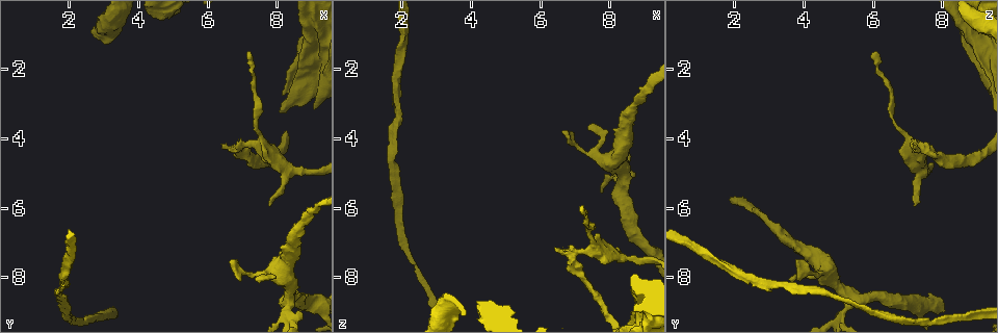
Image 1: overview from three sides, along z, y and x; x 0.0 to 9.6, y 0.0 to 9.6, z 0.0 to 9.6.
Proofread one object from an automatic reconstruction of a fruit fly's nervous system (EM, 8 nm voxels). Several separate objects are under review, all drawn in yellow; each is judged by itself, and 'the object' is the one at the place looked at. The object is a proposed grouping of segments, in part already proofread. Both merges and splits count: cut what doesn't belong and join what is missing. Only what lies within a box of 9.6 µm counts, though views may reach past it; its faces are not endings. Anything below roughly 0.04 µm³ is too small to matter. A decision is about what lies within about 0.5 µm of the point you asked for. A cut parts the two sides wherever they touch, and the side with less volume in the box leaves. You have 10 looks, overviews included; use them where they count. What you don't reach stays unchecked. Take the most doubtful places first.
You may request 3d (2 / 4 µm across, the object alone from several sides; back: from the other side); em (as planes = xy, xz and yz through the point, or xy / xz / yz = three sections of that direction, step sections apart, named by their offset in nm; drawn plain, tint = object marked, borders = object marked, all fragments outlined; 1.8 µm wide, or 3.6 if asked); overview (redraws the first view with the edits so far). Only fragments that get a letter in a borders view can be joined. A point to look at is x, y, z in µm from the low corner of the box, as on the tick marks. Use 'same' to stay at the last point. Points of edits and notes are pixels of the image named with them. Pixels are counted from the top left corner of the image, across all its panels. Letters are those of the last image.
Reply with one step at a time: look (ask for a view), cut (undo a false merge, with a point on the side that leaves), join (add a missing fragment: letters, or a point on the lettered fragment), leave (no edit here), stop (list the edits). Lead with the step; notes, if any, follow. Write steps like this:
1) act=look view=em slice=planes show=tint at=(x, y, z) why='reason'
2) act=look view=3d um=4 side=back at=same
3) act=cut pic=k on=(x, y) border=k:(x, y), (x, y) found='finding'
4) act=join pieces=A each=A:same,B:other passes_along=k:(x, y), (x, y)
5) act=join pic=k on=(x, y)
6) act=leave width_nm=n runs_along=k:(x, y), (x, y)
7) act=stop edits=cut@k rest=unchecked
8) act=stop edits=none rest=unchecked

act=look view=em slice=xy step=4 show=tint at=(6.45, 4.20, 7.15) why='branch stops here'

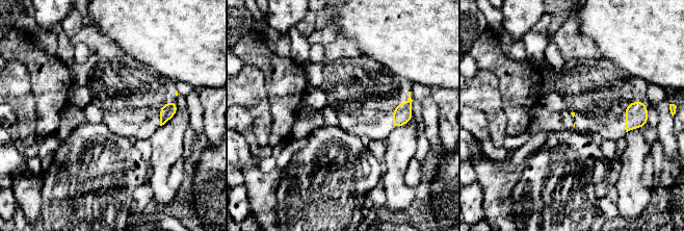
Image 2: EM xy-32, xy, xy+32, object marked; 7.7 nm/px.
act=look view=em slice=planes show=borders at=same why='cut it another way'

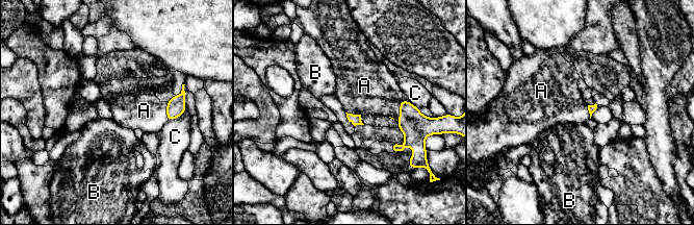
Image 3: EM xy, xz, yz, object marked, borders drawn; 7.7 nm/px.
act=join pieces=A each=A:same,B:other,C:other passes_along=3:(416, 127), (400, 109), (375, 90) found='the neuron continues'

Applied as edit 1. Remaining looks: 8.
act=look view=overview why='redraw'

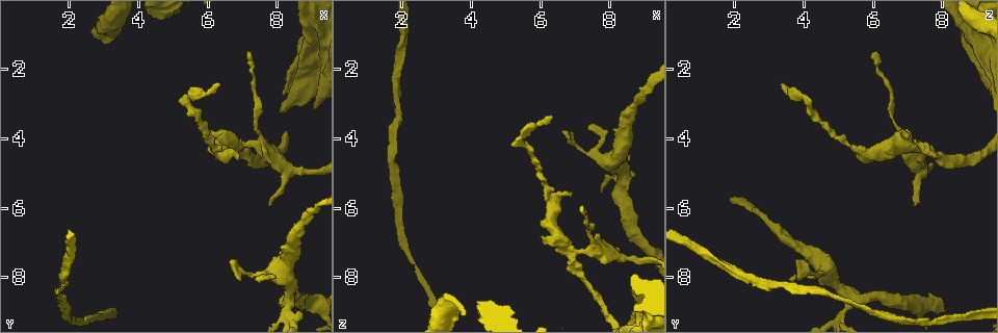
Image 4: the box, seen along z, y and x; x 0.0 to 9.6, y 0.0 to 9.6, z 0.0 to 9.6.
act=look view=em um=3.6 slice=xz step=8 show=tint at=(8.85, 0.60, 8.65)

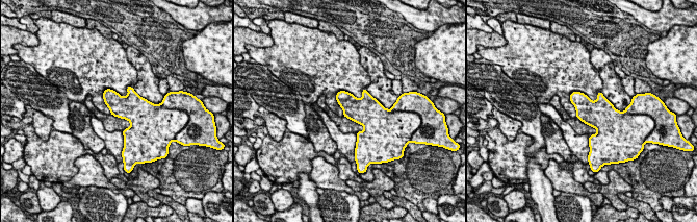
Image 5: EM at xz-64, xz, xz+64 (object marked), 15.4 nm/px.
act=look view=em um=3.6 slice=planes show=borders at=same why='another direction'

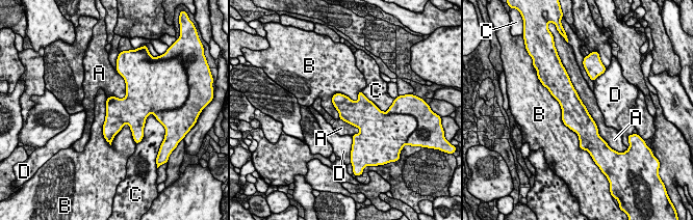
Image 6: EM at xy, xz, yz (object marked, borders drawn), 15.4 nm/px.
act=leave each=A:other,B:other,C:other,D:other border=6:(106, 99), (134, 140) found='all the same neuron'

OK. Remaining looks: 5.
act=look view=3d um=4 at=(7.15, 1.70, 5.95) why='branch stops here'

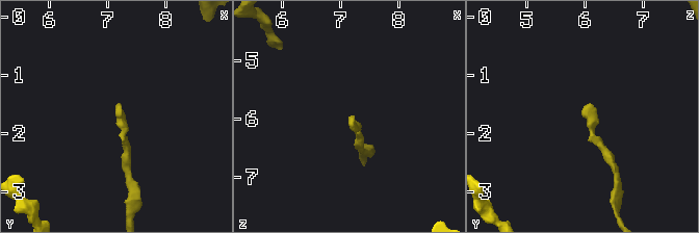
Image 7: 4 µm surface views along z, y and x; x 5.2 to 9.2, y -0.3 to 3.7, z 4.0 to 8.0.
act=look view=em slice=yz step=16 show=borders at=(7.20, 1.65, 5.90)

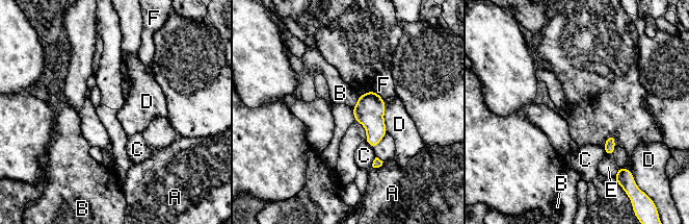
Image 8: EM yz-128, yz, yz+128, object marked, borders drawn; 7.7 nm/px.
act=leave longest_contact=D:260nm each=A:other,B:other,C:other,D:other,E:other,F:other border=8:(359, 96), (352, 108) found='none of them fits'

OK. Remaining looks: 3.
act=look view=3d um=4 at=(7.70, 5.95, 7.20) why='tapers out'

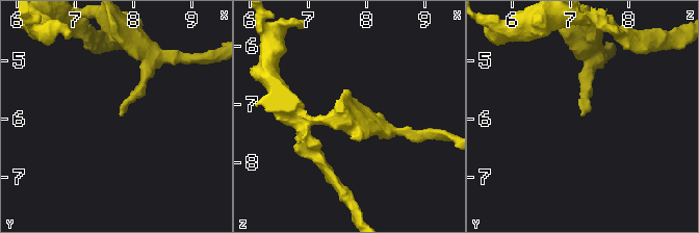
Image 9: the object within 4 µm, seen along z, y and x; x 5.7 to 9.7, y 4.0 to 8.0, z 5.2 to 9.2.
act=look view=em um=3.6 slice=planes show=borders at=(7.75, 5.90, 7.20)

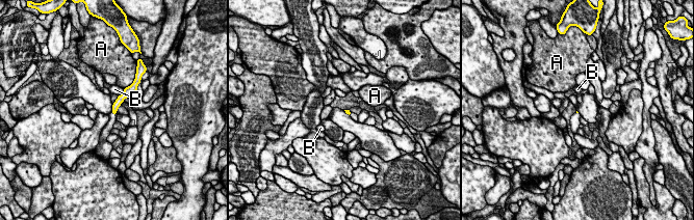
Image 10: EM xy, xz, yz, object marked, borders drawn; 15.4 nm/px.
act=leave each=A:other,B:other runs_along=10:(131, 88), (118, 102), (114, 109) found='none of them fits'

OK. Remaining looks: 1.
act=stop edits=join@3 rest=unchecked

